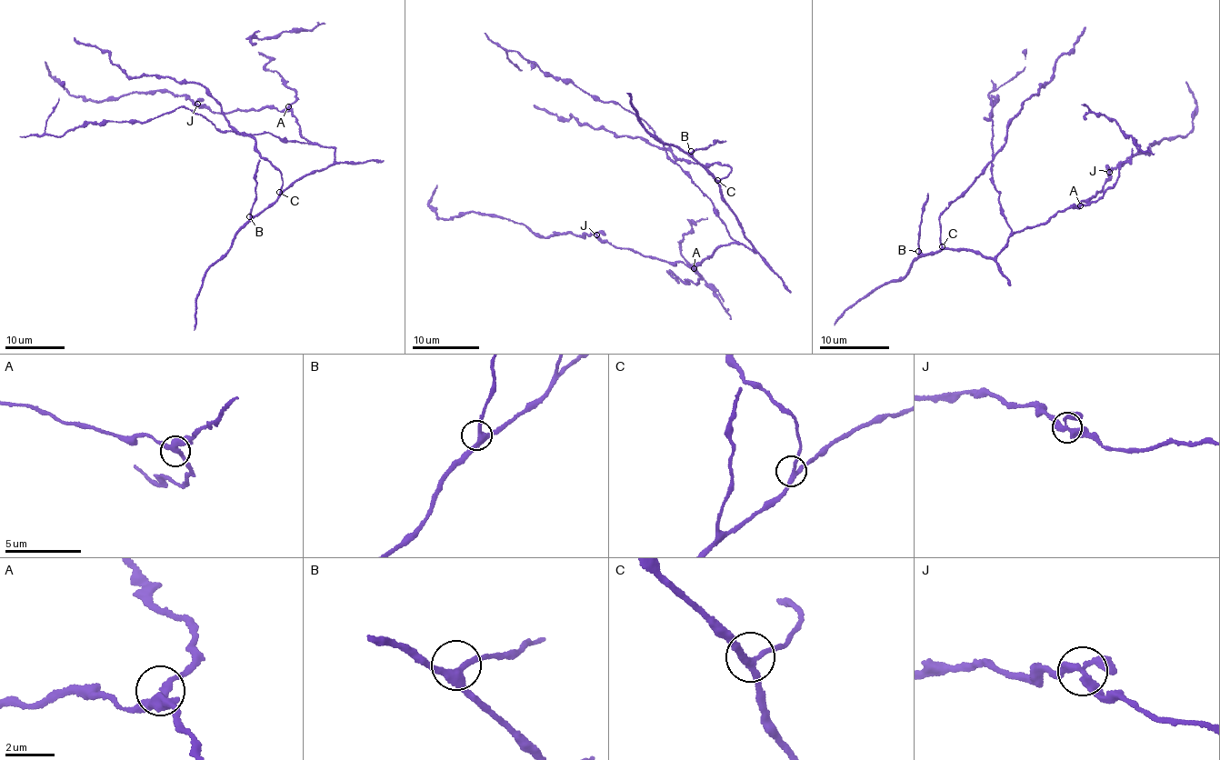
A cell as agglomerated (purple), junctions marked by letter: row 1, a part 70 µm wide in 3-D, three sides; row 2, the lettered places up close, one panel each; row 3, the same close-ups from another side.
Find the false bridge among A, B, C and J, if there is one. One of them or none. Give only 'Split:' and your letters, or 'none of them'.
Split: none of them

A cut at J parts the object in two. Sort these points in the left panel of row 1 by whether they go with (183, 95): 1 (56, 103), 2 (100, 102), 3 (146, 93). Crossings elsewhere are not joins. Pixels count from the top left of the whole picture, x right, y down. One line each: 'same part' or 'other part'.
1: other part
2: same part
3: same part

